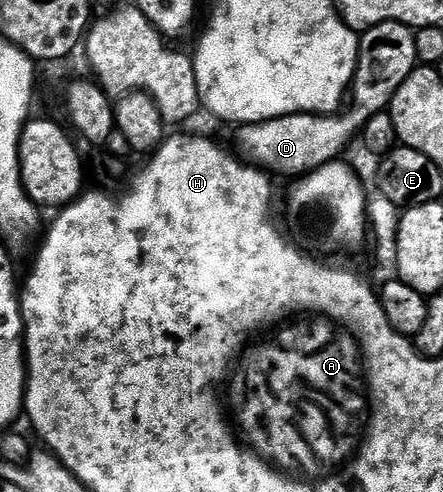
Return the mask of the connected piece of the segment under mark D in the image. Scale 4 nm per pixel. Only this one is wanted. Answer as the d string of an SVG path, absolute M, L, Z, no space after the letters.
M385 21L383 25L365 30L360 37L364 71L359 72L356 78L358 101L362 105L356 106L351 113L346 113L343 117L296 113L273 118L271 121L243 124L237 130L237 156L267 174L279 173L282 177L294 177L293 179L301 179L307 173L329 165L331 161L339 160L343 156L341 153L349 147L350 140L363 132L370 118L389 106L396 91L400 91L400 87L408 79L408 75L414 73L418 61L415 34L411 26L395 21Z

